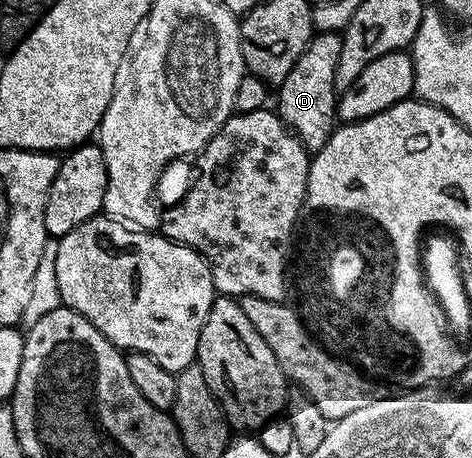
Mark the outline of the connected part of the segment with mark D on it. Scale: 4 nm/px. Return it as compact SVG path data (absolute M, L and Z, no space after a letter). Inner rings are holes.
M321 31L313 34L306 45L302 57L290 69L290 77L282 81L278 88L280 120L288 126L293 135L300 138L300 143L310 153L318 152L326 141L330 141L337 126L336 101L338 92L334 85L334 73L338 69L338 57L342 57L342 38L335 31Z

